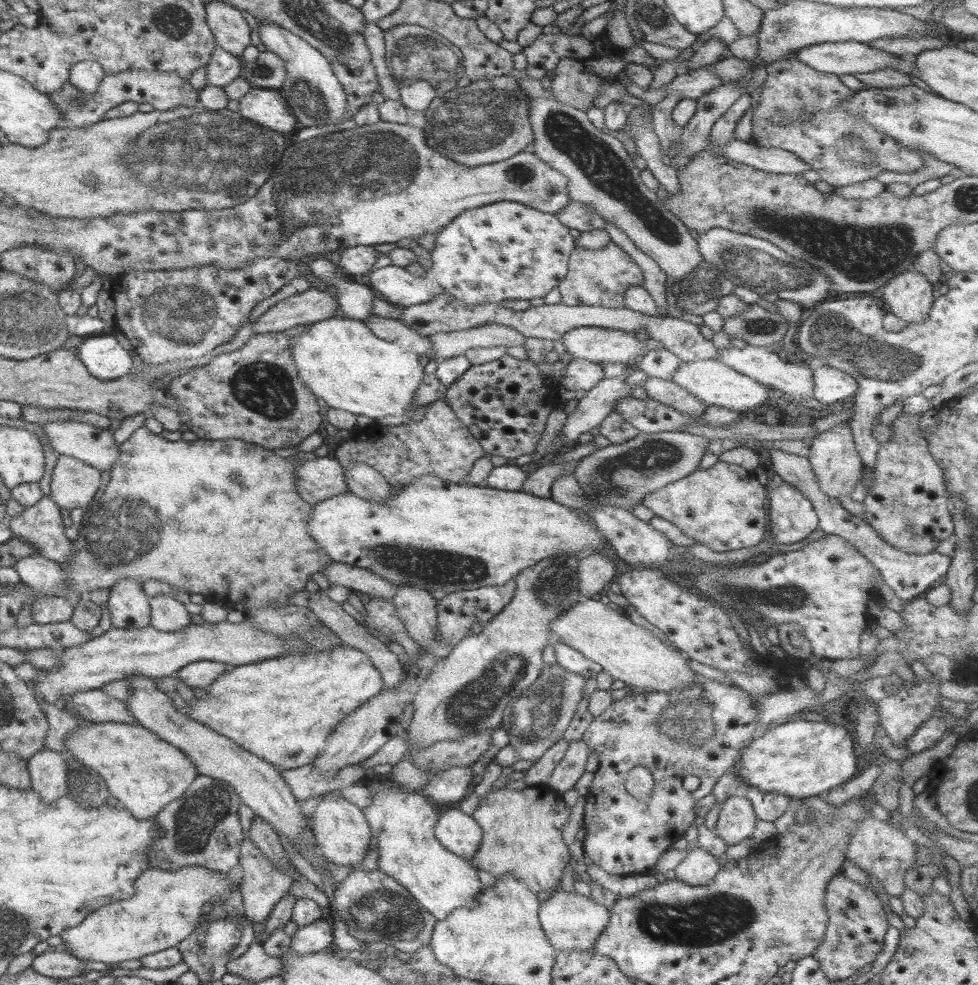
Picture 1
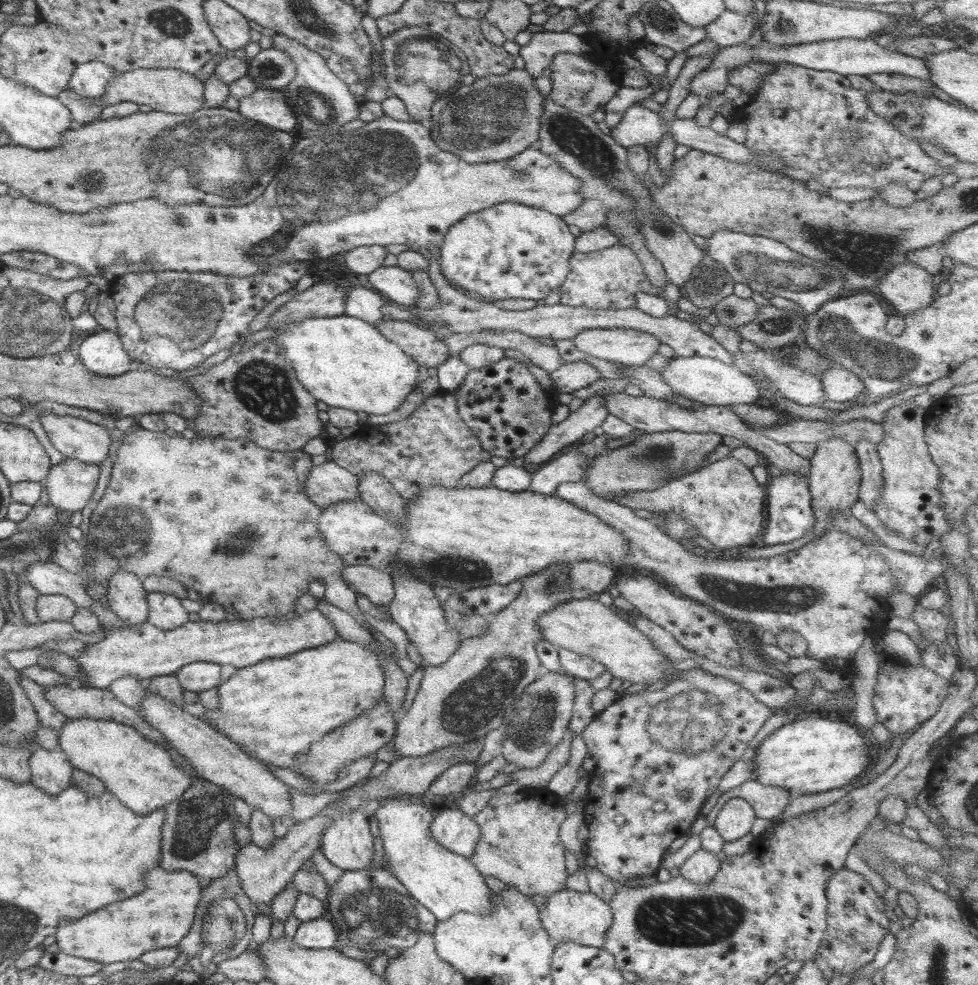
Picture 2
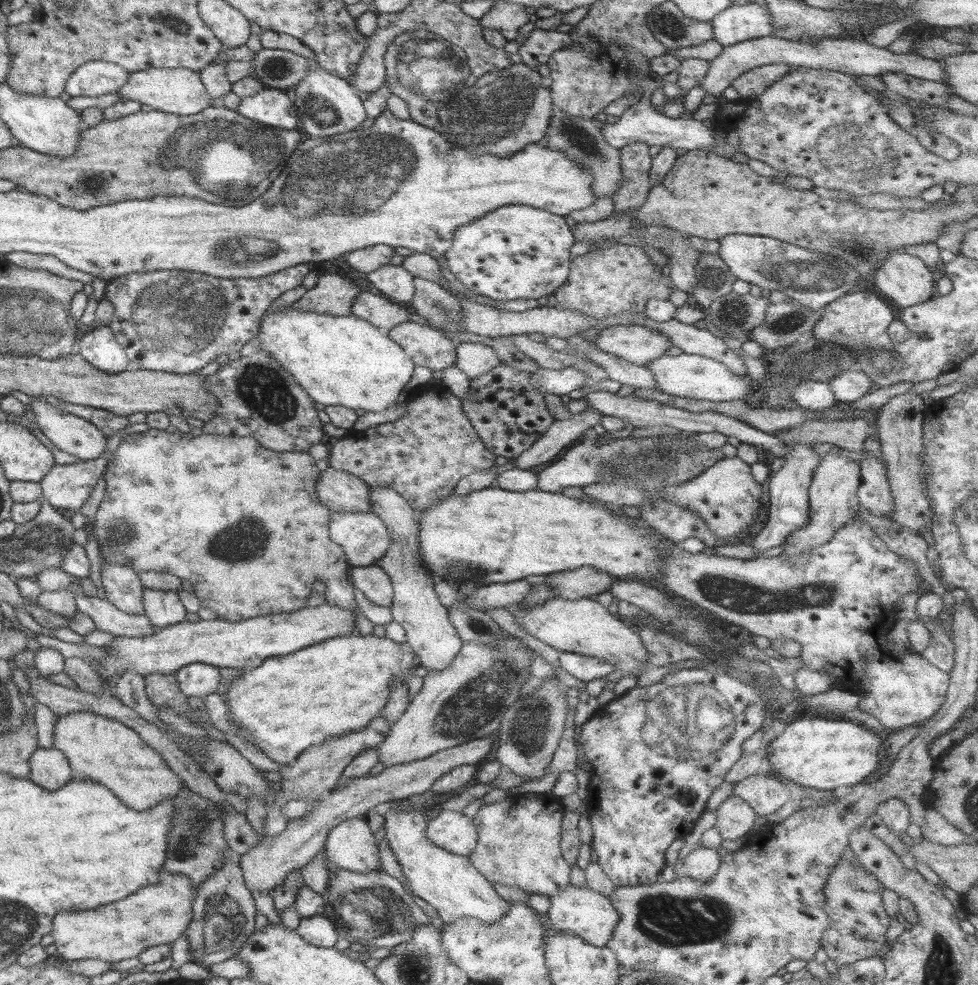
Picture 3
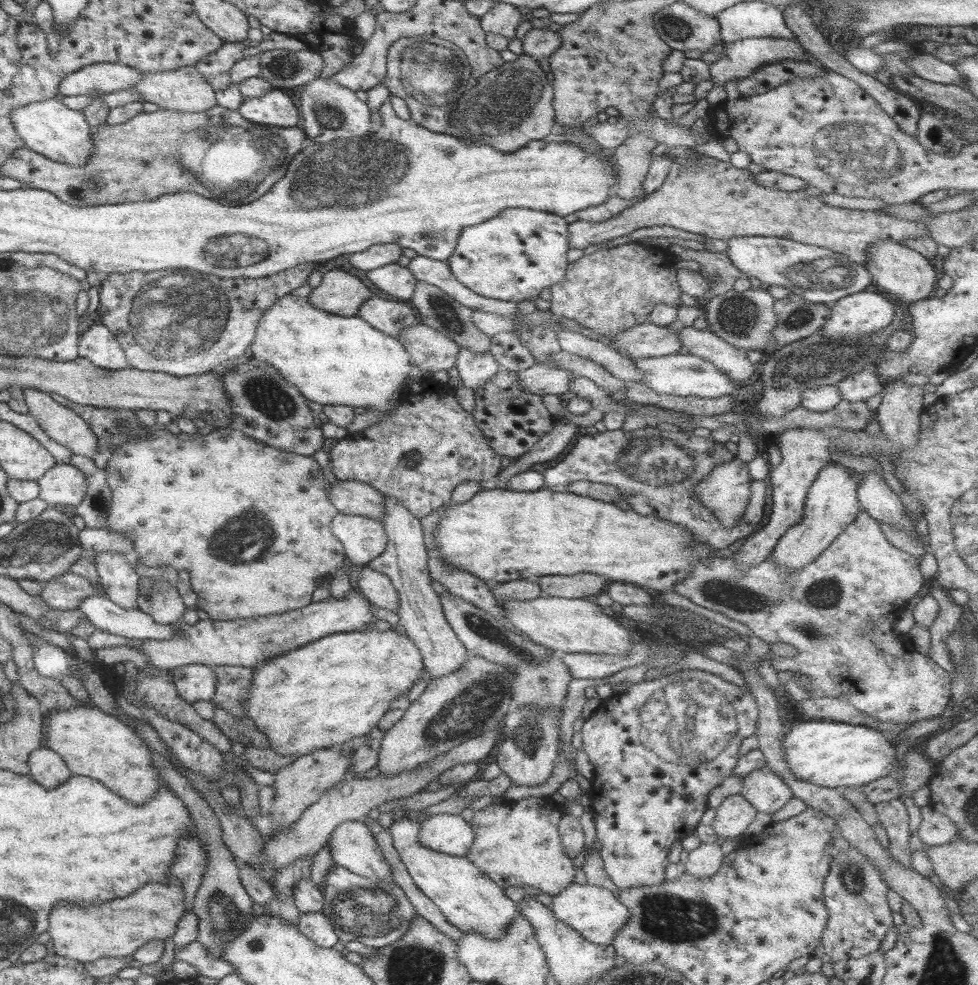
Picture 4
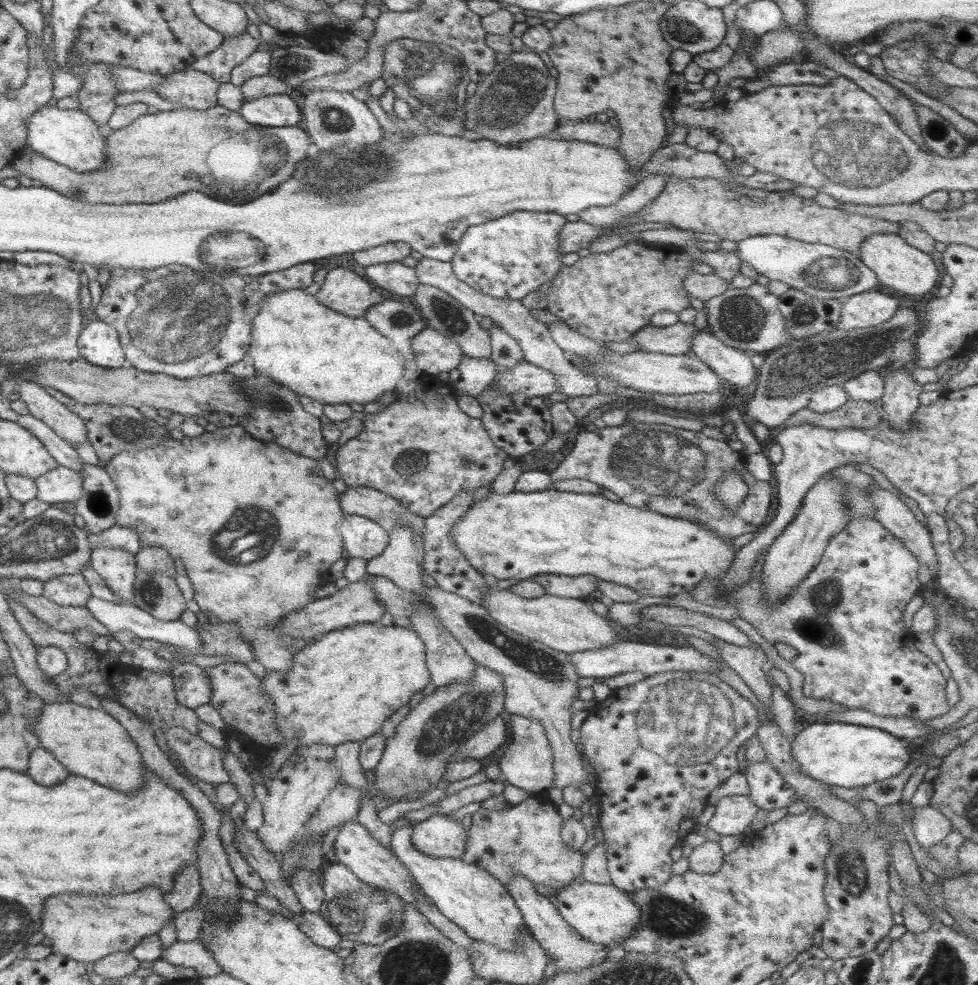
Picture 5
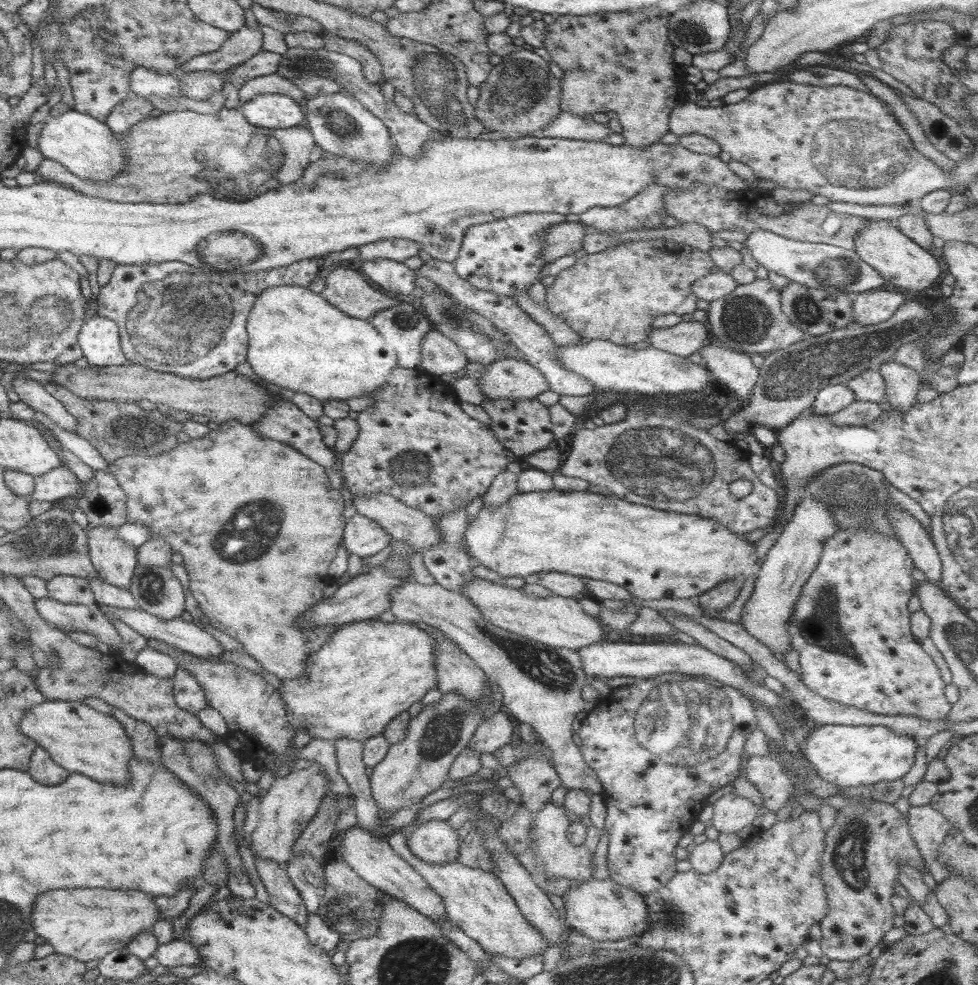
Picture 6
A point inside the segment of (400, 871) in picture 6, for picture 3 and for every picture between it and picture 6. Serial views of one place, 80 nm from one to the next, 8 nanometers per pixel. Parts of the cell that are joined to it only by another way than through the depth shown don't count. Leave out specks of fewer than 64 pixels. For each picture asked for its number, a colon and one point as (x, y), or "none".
3: (350, 845)
4: (352, 845)
5: (355, 847)

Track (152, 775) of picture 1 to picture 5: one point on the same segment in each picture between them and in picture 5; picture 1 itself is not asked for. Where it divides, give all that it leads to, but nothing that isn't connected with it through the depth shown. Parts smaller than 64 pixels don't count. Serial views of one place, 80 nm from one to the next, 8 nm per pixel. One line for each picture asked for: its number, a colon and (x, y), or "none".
2: (142, 775)
3: (107, 751)
4: (92, 743)
5: (89, 742)

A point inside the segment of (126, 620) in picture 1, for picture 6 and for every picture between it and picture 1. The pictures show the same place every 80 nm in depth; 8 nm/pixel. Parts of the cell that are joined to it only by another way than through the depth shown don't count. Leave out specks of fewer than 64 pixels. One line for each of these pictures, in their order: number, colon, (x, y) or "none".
2: (127, 597)
3: (124, 590)
4: (120, 581)
5: (117, 567)
6: (115, 561)

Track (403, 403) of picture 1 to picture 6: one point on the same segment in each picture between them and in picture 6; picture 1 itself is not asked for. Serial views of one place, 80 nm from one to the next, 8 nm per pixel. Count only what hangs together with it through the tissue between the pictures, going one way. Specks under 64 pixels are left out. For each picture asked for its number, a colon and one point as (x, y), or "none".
2: (345, 362)
3: (338, 360)
4: (334, 360)
5: (313, 350)
6: (297, 340)

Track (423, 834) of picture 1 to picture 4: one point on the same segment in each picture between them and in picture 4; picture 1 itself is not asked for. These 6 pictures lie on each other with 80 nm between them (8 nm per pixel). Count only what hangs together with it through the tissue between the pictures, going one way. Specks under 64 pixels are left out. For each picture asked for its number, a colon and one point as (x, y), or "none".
2: (444, 882)
3: (449, 882)
4: (469, 900)

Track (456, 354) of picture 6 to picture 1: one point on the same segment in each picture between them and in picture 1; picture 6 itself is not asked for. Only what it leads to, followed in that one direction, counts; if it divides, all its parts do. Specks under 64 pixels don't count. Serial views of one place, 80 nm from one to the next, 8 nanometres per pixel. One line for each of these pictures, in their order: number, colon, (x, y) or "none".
1: (395, 331)
2: (425, 346)
3: (426, 346)
4: (430, 350)
5: (434, 353)

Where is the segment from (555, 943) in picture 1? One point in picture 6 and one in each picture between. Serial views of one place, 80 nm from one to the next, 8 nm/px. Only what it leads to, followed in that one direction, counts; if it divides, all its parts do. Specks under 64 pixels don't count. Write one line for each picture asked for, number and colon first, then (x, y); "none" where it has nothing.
2: (569, 915)
3: (582, 911)
4: (596, 913)
5: (601, 913)
6: (602, 910)

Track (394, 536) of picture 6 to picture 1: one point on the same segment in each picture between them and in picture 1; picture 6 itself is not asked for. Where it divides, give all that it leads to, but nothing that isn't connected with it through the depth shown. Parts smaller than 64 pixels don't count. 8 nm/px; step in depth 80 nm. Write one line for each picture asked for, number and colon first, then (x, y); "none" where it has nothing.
1: (321, 479)
2: (329, 484)
3: (340, 491)
4: (353, 497)
5: (362, 501)

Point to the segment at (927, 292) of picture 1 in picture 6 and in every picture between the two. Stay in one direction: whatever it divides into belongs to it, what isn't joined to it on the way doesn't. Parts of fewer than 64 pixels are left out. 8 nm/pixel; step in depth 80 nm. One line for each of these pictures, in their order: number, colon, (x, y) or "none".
2: (908, 288)
3: (903, 278)
4: (899, 270)
5: (897, 265)
6: (900, 261)

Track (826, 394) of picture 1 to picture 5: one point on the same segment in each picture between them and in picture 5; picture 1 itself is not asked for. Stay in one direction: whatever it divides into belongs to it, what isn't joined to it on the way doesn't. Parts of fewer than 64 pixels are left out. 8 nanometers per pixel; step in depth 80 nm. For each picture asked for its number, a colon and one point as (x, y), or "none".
2: (839, 384)
3: (848, 386)
4: (860, 386)
5: (869, 386)

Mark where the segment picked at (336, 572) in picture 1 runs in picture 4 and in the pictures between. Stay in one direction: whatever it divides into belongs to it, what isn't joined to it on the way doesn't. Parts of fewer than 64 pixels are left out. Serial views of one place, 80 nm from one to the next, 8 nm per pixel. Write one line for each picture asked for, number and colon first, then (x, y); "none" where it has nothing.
2: (377, 586)
3: (374, 583)
4: (376, 587)

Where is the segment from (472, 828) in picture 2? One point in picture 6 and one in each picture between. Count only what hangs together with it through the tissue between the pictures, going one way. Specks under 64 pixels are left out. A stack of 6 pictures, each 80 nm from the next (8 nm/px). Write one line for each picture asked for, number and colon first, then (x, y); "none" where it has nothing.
3: (451, 830)
4: (448, 833)
5: (441, 836)
6: (434, 841)

